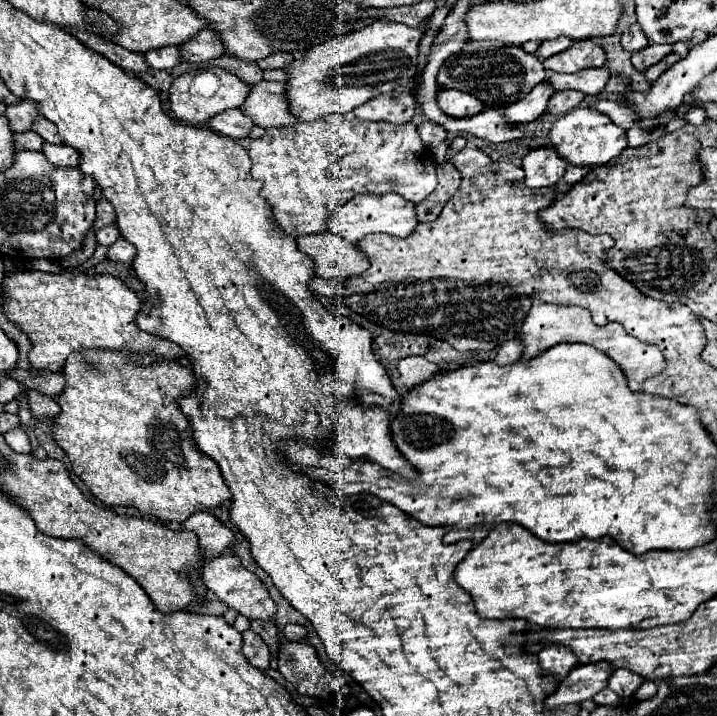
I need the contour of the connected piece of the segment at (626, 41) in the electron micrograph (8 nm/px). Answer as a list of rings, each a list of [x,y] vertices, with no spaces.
[[[638,23],[632,25],[630,29],[626,29],[626,31],[622,33],[622,47],[624,47],[626,51],[630,51],[630,53],[638,53],[638,51],[646,49],[648,45],[650,45],[650,43],[646,41],[646,35],[642,33],[642,29],[640,29]]]

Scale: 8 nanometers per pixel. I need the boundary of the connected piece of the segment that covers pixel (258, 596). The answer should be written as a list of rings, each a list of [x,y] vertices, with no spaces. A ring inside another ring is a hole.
[[[222,555],[222,557],[210,559],[208,563],[204,563],[202,581],[220,601],[234,607],[244,617],[248,617],[250,621],[254,621],[254,619],[272,621],[276,617],[276,605],[274,605],[268,589],[264,587],[264,583],[254,573],[244,569],[244,565],[240,563],[240,559],[236,555]]]

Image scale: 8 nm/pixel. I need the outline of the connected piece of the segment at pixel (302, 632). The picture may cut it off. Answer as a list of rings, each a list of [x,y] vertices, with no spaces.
[[[294,623],[286,625],[282,633],[288,641],[304,641],[304,637],[306,637],[306,629],[302,625],[294,625]]]

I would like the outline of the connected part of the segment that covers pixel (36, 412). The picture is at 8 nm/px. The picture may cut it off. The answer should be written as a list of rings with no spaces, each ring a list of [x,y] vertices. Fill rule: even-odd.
[[[26,389],[26,397],[28,397],[30,413],[34,419],[46,421],[46,419],[54,419],[56,415],[60,415],[60,405],[56,397],[42,395],[40,391],[34,391],[34,389]]]

